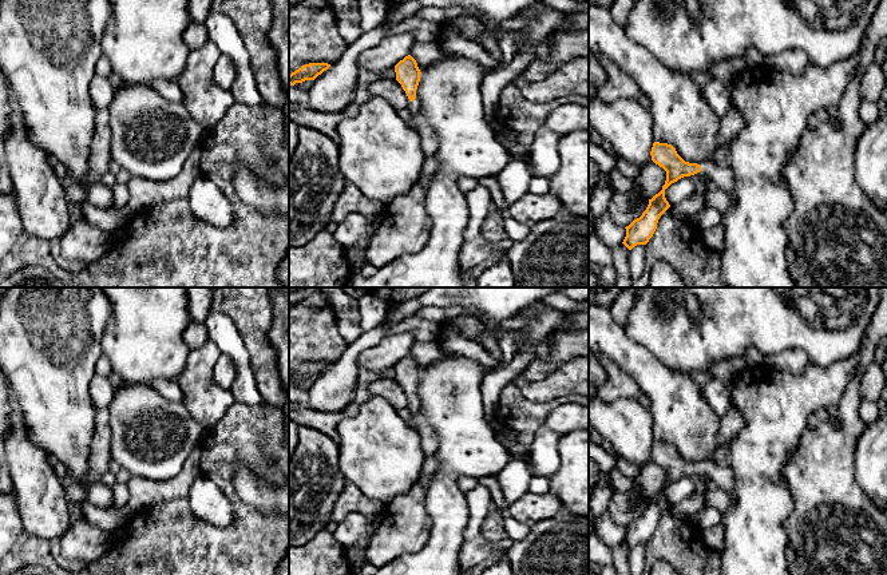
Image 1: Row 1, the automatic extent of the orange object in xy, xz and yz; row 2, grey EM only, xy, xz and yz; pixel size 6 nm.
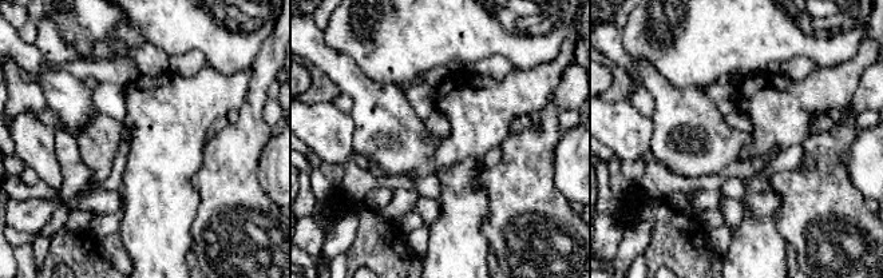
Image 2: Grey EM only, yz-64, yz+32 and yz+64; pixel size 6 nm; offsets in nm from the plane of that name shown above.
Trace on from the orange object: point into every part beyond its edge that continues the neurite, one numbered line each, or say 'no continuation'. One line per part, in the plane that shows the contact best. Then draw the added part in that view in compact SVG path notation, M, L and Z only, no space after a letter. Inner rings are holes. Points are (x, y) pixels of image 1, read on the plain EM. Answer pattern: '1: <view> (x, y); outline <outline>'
1: yz (721, 476); outline M726 463L701 467L700 472L710 477L713 487L726 492L733 491L733 473Z

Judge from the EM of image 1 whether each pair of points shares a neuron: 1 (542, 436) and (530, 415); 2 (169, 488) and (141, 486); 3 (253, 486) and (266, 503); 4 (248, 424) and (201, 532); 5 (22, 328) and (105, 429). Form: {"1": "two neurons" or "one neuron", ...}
{"1": "two neurons", "2": "one neuron", "3": "one neuron", "4": "one neuron", "5": "two neurons"}

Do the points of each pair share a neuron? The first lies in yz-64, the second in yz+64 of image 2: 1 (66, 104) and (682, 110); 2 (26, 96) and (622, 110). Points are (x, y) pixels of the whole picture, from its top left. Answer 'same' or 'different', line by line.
1: same
2: different

